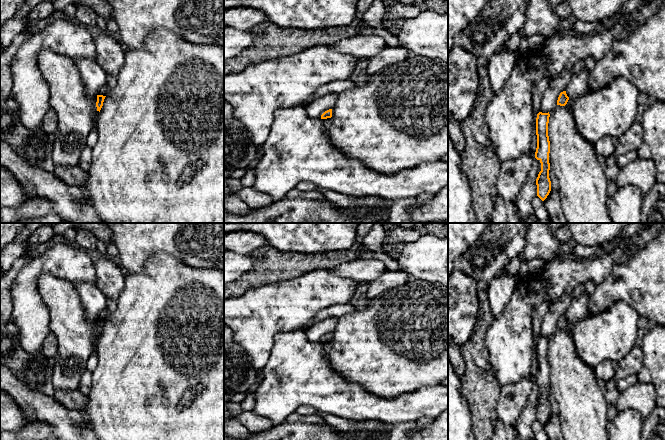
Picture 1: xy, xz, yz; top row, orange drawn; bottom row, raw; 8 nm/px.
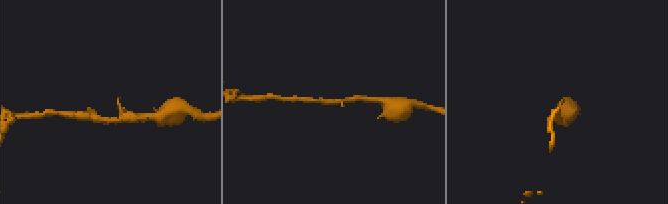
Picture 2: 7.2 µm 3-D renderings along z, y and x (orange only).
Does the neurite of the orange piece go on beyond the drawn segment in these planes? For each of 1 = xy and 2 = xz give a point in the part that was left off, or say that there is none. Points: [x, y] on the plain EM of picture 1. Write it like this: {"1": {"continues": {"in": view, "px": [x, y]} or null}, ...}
{"1": {"continues": null}, "2": {"continues": null}}

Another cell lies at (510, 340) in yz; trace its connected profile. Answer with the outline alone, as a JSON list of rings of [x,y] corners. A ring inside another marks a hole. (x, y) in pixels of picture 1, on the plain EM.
[[[542,273],[519,277],[502,313],[486,334],[486,348],[494,376],[500,385],[530,376],[536,357],[533,314],[542,303],[552,303]]]

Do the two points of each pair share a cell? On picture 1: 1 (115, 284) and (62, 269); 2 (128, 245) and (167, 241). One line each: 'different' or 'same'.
1: different
2: same

